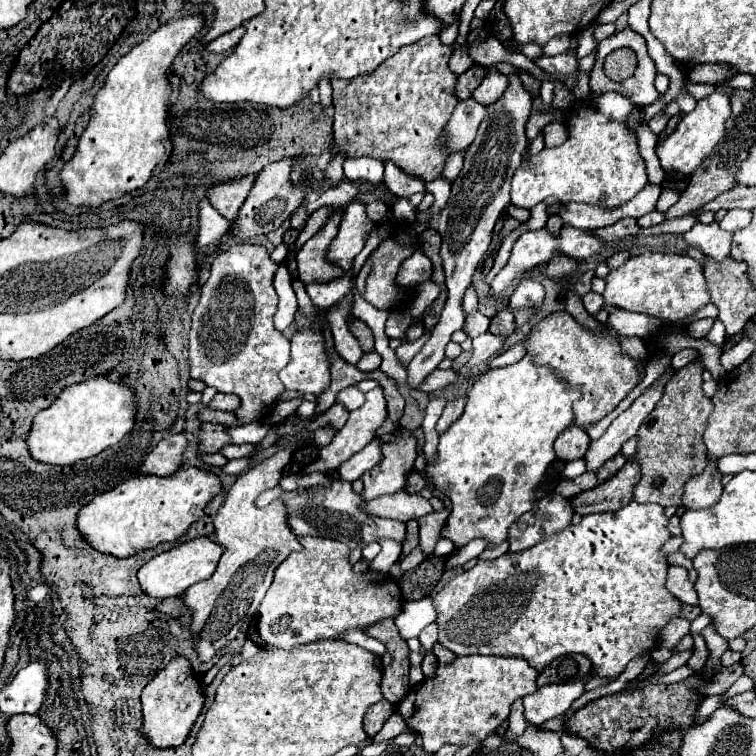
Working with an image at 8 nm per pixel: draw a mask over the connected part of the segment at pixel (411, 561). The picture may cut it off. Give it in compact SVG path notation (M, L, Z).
M420 547L413 549L401 562L402 575L407 571L416 568L420 563L422 563L424 558L426 558L426 556Z

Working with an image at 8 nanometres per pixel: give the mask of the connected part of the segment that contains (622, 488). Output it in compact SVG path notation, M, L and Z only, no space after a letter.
M628 459L626 465L612 479L598 485L596 489L572 497L570 499L572 507L578 515L618 511L632 501L632 493L638 481L640 481L640 463Z

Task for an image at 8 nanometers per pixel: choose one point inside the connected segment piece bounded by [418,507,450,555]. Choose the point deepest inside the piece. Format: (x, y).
(431, 525)

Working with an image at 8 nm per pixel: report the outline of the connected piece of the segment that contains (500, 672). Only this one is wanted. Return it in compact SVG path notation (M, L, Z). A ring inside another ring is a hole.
M492 655L456 657L452 665L440 665L434 679L424 679L412 687L400 701L398 713L424 739L424 749L436 753L446 743L464 745L472 735L482 741L488 733L496 731L506 721L512 701L538 689L536 679L538 671L524 659Z

